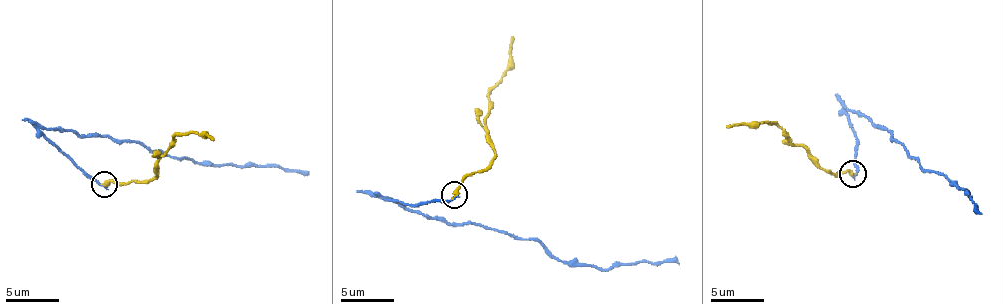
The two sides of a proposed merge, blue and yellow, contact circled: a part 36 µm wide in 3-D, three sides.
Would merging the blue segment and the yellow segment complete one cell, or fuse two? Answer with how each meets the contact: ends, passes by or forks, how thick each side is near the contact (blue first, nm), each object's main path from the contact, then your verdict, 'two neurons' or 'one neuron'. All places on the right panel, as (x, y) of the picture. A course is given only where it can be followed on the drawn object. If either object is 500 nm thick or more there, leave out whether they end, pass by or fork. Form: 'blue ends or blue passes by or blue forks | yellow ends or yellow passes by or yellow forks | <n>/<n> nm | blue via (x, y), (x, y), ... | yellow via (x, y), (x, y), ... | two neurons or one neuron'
blue ends | yellow ends | 220/300 nm | blue via (853, 173), (857, 141), (846, 111), (852, 111), (888, 130), (923, 169), (966, 192), (982, 214) | yellow via (853, 173), (827, 170), (801, 145), (793, 145), (775, 124), (726, 126) | two neurons

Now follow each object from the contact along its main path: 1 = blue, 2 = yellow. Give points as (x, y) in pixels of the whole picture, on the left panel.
1: (103, 183), (89, 178), (42, 132), (57, 128), (143, 142), (152, 151), (197, 164), (279, 165), (307, 175)
2: (103, 183), (156, 177), (160, 154), (177, 134), (201, 135), (214, 139)

